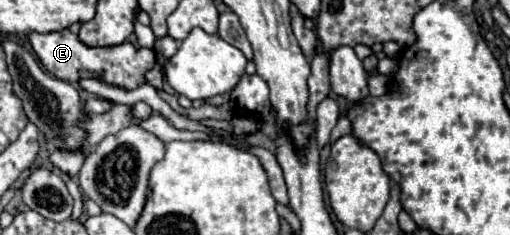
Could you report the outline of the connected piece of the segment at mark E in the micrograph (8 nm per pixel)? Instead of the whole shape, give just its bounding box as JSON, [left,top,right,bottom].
[30,29,156,91]

